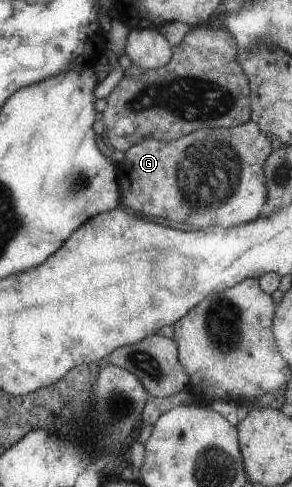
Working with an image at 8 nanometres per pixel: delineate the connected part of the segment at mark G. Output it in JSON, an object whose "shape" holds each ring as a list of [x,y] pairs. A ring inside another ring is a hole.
{"shape":[[[247,121],[246,123],[237,125],[233,128],[206,128],[194,130],[188,135],[180,136],[175,140],[157,140],[147,139],[141,140],[128,148],[124,156],[124,161],[116,165],[117,182],[120,188],[121,201],[124,205],[133,212],[148,215],[148,217],[160,217],[160,219],[170,219],[170,221],[180,221],[180,223],[188,223],[194,227],[201,227],[202,230],[210,226],[222,226],[223,228],[231,228],[243,223],[251,222],[261,215],[262,206],[267,200],[267,181],[265,174],[265,161],[272,153],[271,138],[267,133],[264,133],[255,121]]]}

